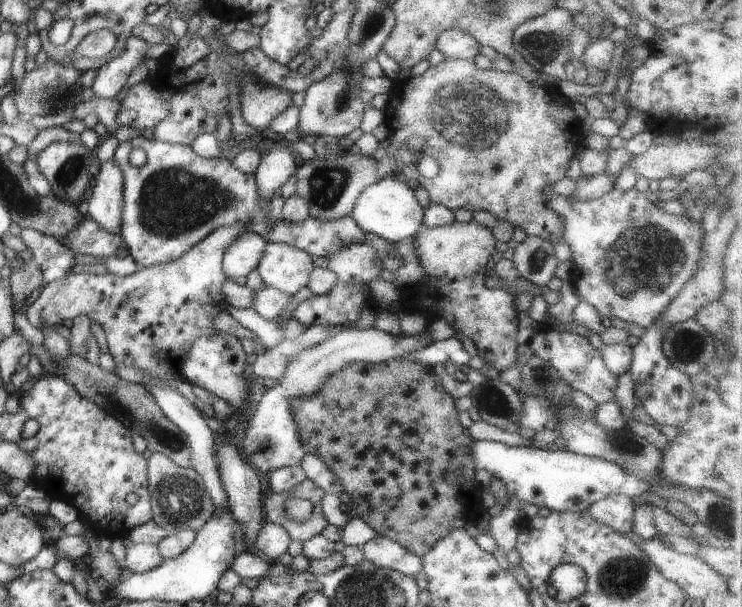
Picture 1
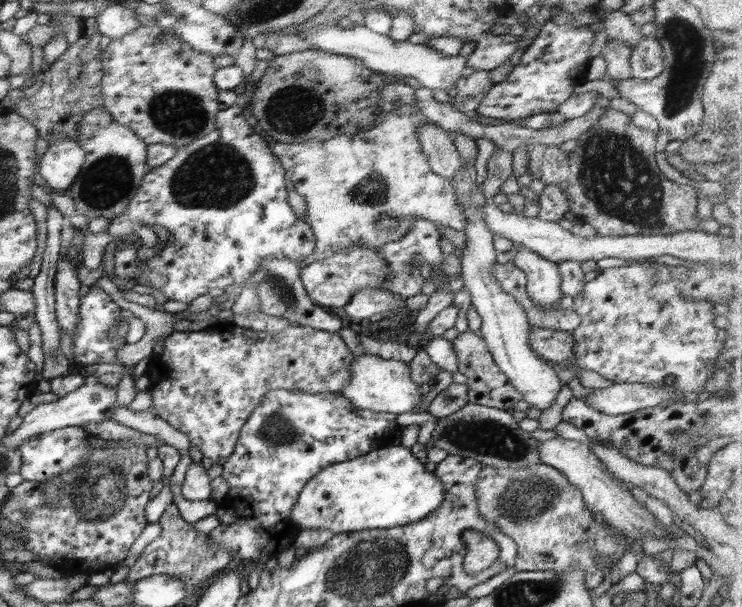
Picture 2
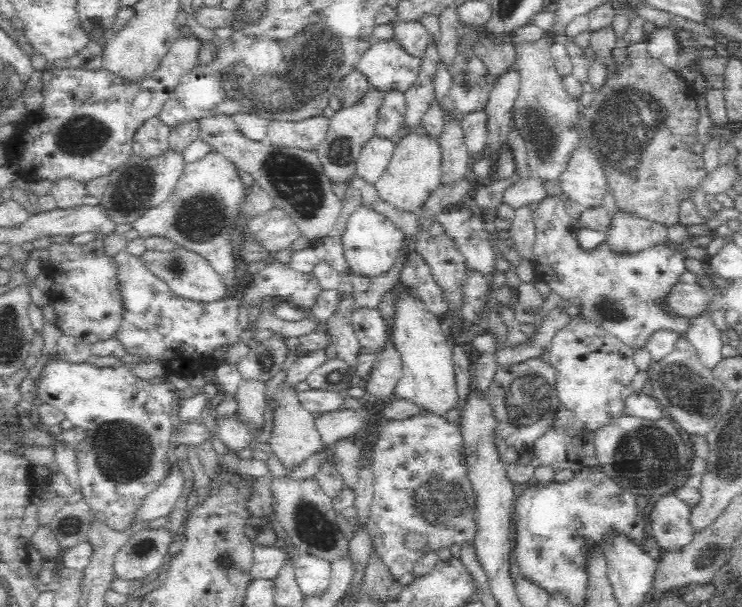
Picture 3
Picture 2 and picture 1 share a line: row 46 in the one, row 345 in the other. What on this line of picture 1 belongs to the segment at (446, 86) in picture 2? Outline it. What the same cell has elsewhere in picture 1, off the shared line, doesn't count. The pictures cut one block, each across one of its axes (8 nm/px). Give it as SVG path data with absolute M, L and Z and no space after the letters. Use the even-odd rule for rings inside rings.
M374 326L368 329L339 328L336 334L325 341L305 349L287 364L285 373L277 382L270 384L270 389L260 398L256 405L256 412L246 424L246 436L240 444L241 455L254 468L262 472L274 468L303 466L301 460L307 453L299 441L297 424L292 418L291 402L300 397L318 394L317 390L324 381L334 373L345 368L348 363L365 362L366 364L380 364L398 359L405 354L419 351L434 343L430 332L420 336L408 336L406 333L395 335Z

